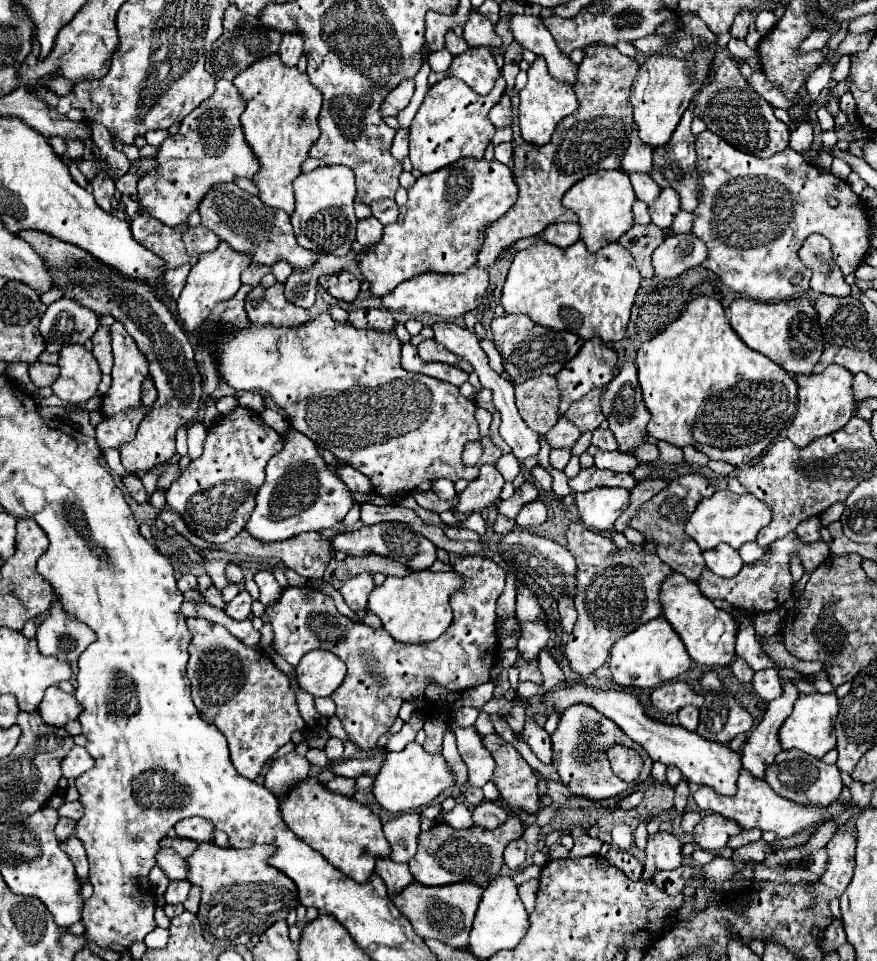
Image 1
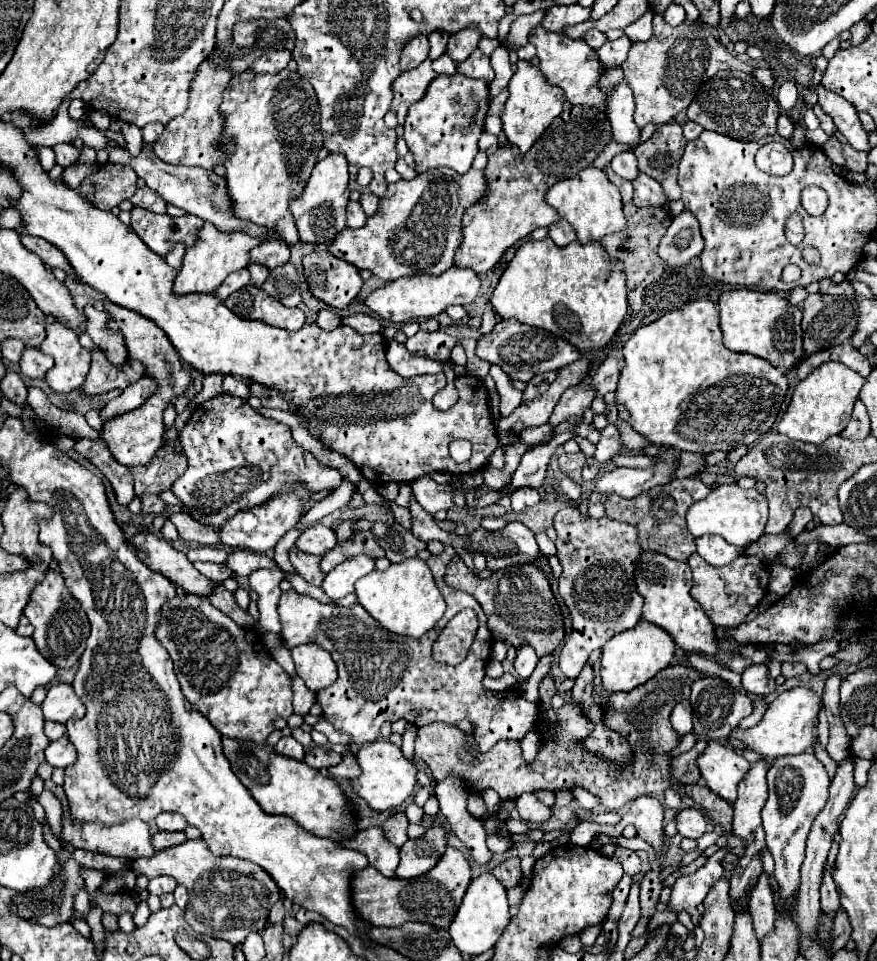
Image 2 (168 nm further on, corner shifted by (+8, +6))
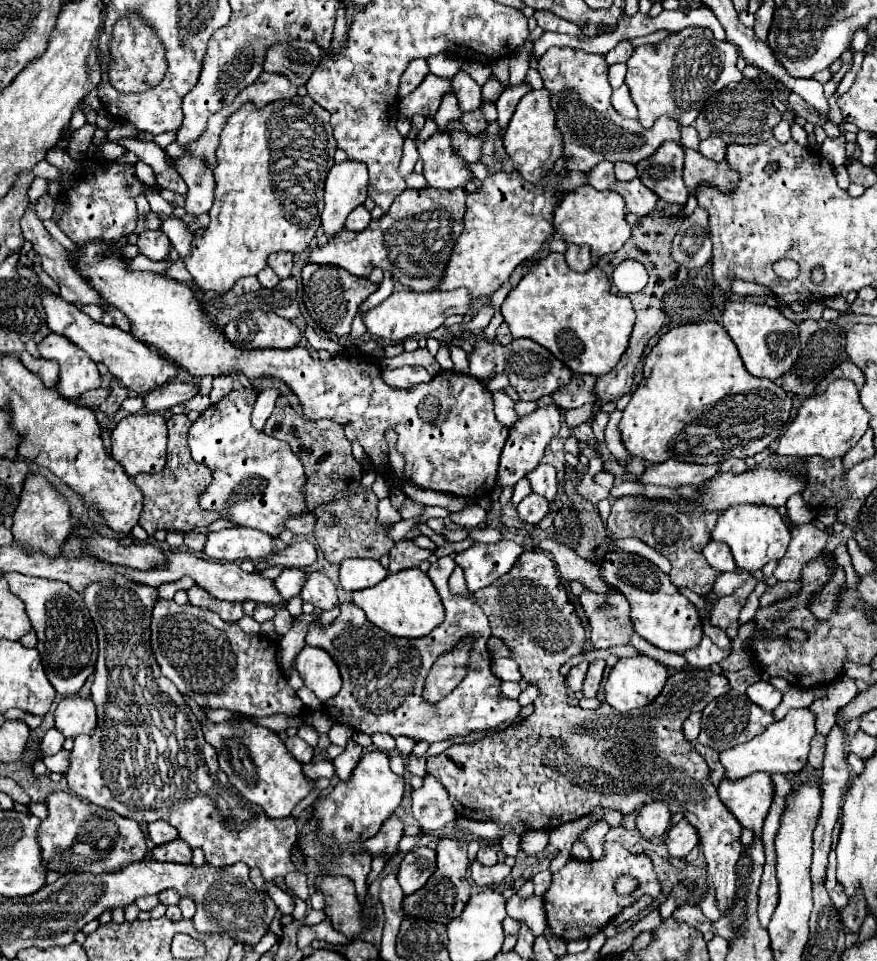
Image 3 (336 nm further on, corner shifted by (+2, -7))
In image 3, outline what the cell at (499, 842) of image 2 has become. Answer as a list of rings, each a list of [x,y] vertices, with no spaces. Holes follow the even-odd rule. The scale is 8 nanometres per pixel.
[[[485,845],[485,847],[481,847],[481,849],[479,849],[477,859],[479,859],[479,863],[495,865],[495,863],[497,863],[497,853],[495,853],[495,849],[493,849],[491,845]]]

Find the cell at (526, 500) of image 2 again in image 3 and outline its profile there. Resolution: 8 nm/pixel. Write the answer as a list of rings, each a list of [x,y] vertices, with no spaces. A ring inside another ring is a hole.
[[[527,495],[519,505],[517,505],[517,513],[519,513],[519,519],[525,521],[525,523],[539,523],[547,513],[549,513],[549,503],[547,499],[543,499],[541,495]]]

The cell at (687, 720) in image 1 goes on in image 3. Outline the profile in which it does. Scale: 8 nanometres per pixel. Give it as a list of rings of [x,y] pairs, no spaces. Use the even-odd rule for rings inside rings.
[[[691,713],[683,723],[683,733],[689,741],[695,741],[701,731],[701,713]]]

